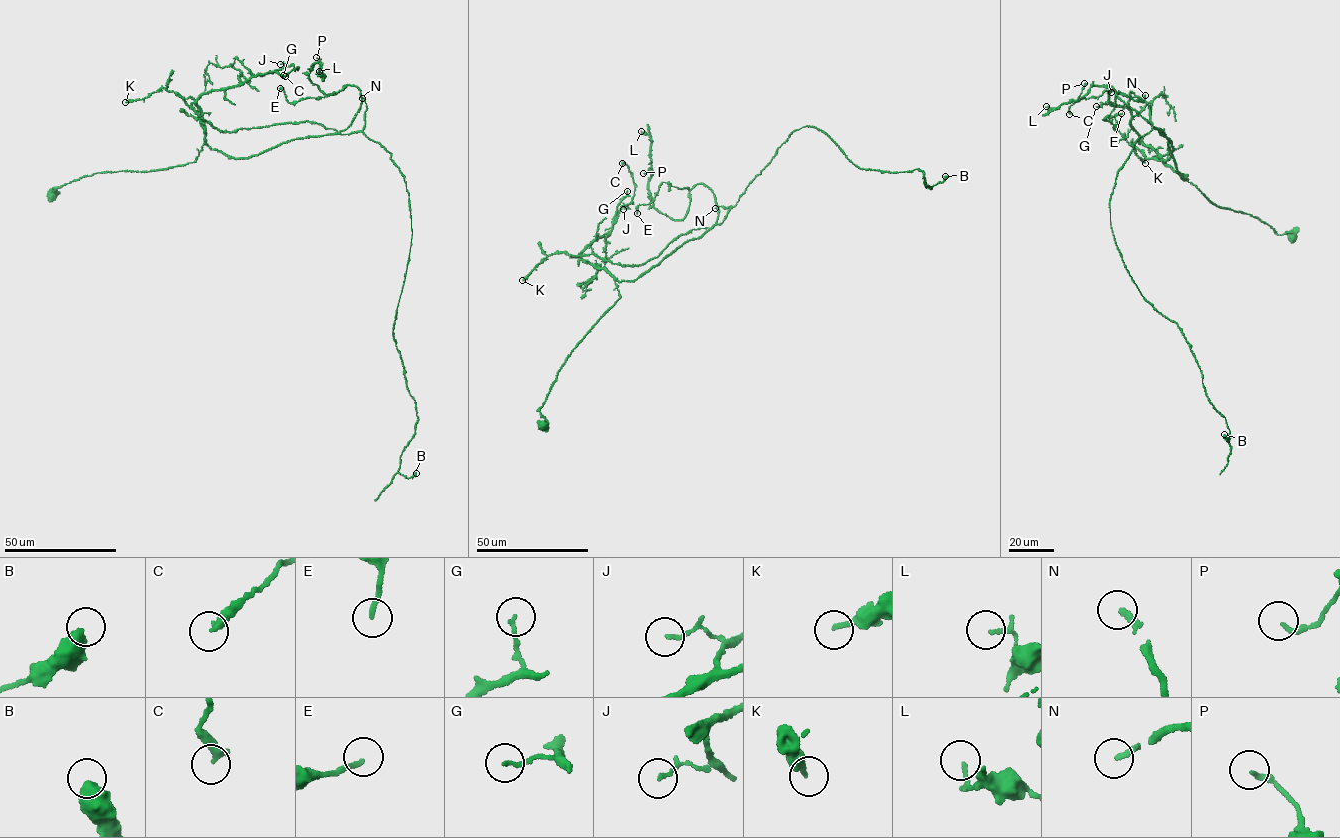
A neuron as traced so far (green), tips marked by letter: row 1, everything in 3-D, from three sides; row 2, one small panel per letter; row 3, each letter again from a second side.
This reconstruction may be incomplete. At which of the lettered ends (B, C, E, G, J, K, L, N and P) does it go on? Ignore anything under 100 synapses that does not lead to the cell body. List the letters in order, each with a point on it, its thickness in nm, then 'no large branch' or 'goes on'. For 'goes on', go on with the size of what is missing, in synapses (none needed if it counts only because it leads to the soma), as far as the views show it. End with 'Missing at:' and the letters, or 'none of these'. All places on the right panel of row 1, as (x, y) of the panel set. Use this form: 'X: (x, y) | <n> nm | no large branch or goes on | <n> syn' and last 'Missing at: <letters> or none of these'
B: (1224, 434) | 550 nm | no large branch
C: (1069, 114) | 320 nm | no large branch
E: (1121, 113) | 180 nm | no large branch
G: (1096, 106) | 140 nm | no large branch
J: (1111, 92) | 120 nm | no large branch
K: (1145, 163) | 170 nm | no large branch
L: (1046, 106) | 150 nm | no large branch
N: (1145, 95) | 200 nm | goes on | 190 syn
P: (1084, 83) | 200 nm | no large branch
Missing at: N

